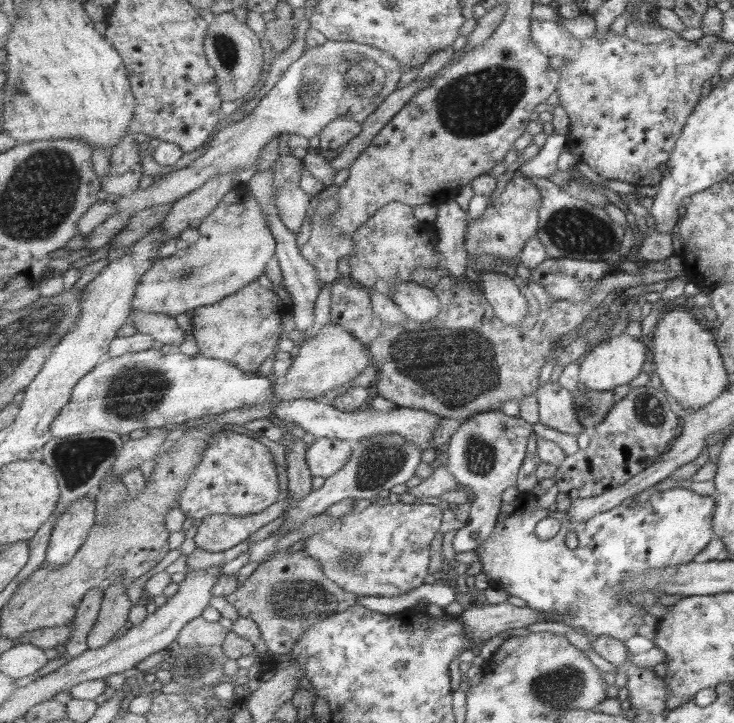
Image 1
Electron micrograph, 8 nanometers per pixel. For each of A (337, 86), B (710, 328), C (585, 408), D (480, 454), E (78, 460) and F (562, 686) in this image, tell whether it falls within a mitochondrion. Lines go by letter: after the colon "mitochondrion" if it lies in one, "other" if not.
A: mitochondrion
B: other
C: mitochondrion
D: mitochondrion
E: mitochondrion
F: mitochondrion

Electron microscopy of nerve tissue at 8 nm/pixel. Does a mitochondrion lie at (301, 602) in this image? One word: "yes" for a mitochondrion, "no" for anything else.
yes

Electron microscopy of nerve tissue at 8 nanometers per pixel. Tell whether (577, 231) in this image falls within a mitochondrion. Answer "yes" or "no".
yes

